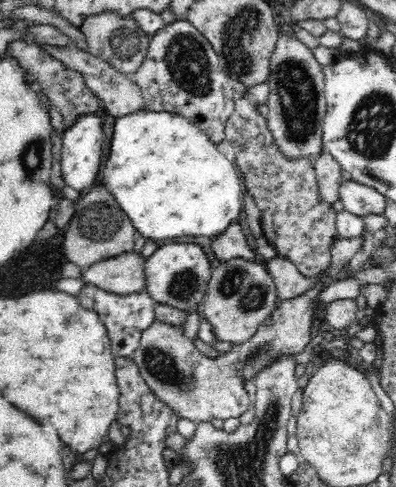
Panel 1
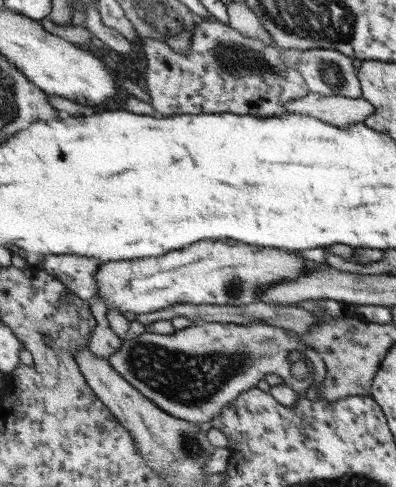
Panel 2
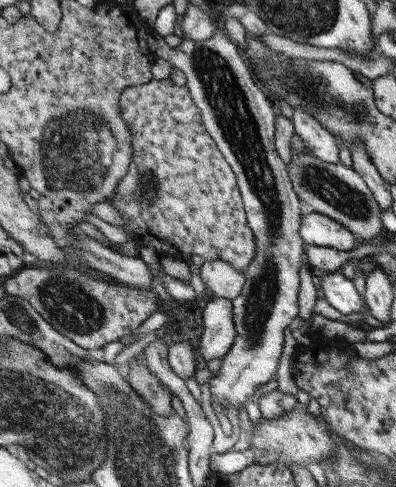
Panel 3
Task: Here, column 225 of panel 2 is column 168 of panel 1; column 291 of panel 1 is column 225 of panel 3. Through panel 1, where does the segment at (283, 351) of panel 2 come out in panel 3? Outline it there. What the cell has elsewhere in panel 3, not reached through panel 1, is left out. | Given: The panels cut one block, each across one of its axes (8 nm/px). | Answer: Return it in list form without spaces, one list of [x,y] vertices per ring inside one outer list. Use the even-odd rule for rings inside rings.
[[[209,298],[203,312],[203,334],[199,338],[197,354],[205,362],[229,356],[237,342],[235,304],[233,300]]]

